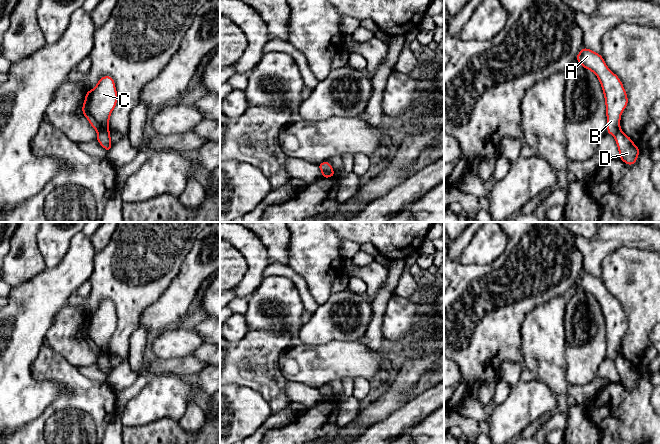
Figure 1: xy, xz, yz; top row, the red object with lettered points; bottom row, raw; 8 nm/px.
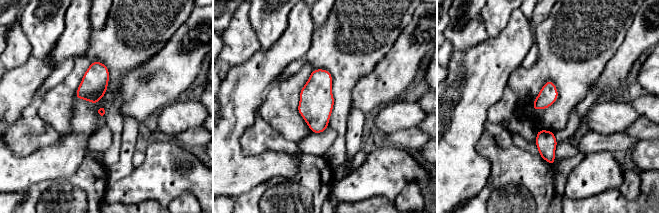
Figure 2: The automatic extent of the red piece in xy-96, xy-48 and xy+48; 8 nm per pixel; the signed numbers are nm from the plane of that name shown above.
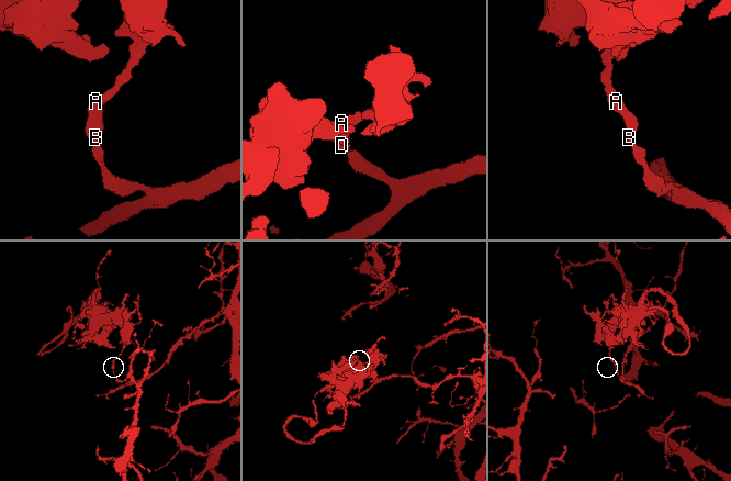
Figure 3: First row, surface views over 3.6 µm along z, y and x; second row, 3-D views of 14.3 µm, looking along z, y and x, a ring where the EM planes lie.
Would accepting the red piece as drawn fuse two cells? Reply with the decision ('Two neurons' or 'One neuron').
Two neurons

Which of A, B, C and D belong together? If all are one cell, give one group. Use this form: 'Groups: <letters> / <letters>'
Groups: A B C / D

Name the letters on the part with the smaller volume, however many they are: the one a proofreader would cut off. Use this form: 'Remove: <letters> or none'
Remove: A, B, C

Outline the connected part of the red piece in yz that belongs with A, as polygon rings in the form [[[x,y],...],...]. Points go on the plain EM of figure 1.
[[[583,271],[576,280],[576,284],[599,303],[605,321],[607,357],[614,360],[621,354],[621,338],[628,328],[623,308],[619,301],[607,291],[601,278]]]

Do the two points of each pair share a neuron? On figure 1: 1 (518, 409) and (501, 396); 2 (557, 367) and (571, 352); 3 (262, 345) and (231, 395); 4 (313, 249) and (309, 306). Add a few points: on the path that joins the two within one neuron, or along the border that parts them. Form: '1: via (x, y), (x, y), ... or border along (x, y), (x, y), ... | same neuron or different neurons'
1: border along (511, 388), (508, 396), (495, 405) | different neurons
2: border along (564, 335), (564, 359), (568, 382) | different neurons
3: border along (230, 382), (248, 386), (259, 393) | different neurons
4: border along (297, 273), (305, 281), (309, 293), (318, 305) | different neurons

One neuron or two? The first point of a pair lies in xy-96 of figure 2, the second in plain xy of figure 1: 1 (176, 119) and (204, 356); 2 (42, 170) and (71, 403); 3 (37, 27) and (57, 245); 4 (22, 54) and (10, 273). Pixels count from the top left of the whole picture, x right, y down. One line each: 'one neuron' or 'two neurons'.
1: two neurons
2: two neurons
3: one neuron
4: one neuron

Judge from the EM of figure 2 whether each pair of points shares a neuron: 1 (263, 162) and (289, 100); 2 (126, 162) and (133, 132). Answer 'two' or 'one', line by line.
1: two
2: one

